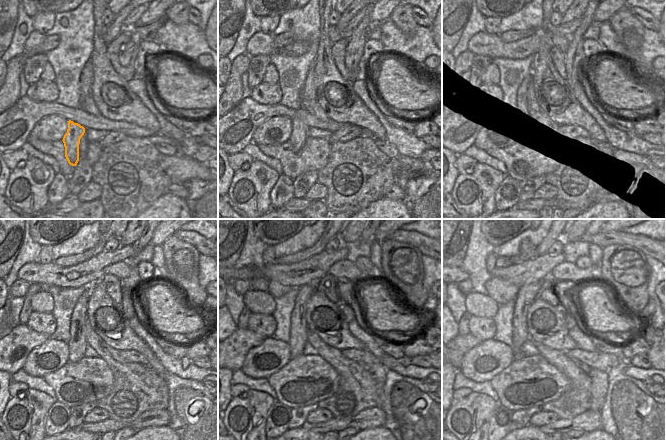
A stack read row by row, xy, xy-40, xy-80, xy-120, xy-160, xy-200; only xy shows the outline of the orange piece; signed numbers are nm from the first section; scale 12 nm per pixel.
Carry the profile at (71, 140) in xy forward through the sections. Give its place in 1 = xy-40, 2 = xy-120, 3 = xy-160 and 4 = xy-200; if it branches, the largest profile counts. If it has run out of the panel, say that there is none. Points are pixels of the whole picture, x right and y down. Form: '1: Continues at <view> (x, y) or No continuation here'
1: Continues at xy-40 (299, 133)
2: Continues at xy-120 (75, 354)
3: Continues at xy-160 (305, 292)
4: Continues at xy-200 (527, 293).

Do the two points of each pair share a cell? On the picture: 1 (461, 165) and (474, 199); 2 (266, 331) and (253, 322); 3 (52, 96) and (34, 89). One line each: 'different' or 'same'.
1: different
2: same
3: same

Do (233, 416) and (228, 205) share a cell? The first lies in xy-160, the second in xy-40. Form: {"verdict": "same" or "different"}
{"verdict": "different"}

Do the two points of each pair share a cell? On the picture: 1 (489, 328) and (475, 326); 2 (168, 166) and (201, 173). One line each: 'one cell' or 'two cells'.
1: one cell
2: one cell

